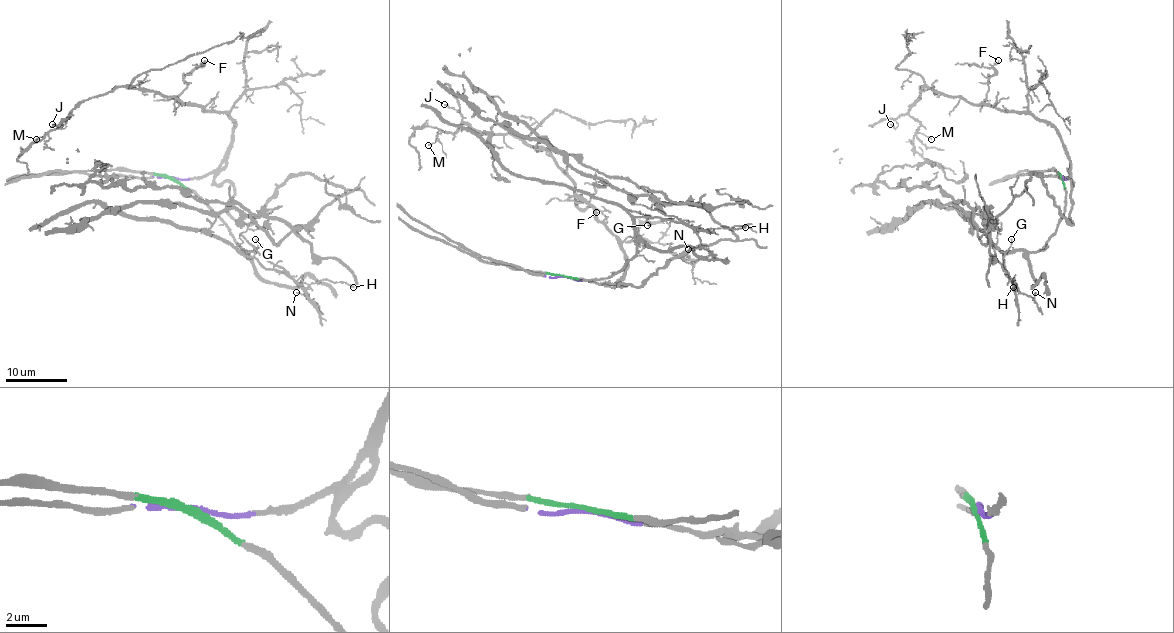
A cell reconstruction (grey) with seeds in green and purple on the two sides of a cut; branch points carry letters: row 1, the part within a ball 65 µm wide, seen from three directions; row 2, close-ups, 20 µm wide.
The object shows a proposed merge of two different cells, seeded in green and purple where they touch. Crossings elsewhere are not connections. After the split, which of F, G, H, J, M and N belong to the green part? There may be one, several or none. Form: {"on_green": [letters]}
{"on_green": ["G", "H", "N"]}

